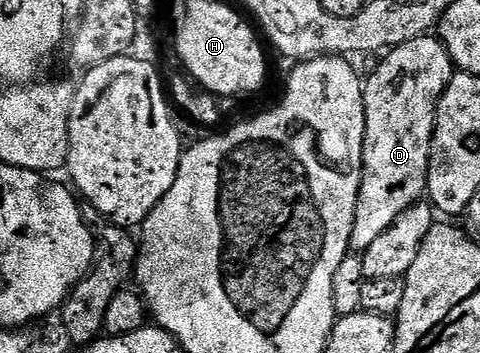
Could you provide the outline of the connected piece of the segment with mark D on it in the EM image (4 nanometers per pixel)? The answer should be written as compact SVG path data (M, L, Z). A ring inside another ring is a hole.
M435 36L409 40L405 44L395 47L393 50L386 51L385 57L387 57L387 59L385 59L371 75L366 75L363 84L363 107L365 108L363 175L361 176L361 184L359 185L357 208L355 209L353 232L351 233L351 250L355 252L372 249L372 247L375 246L377 236L381 236L381 232L385 232L385 228L389 228L389 224L393 224L393 220L397 220L397 216L401 216L401 212L405 212L405 208L409 208L412 204L420 201L420 199L426 195L427 173L429 172L429 160L431 159L431 141L433 140L433 132L435 131L435 113L439 107L439 98L445 92L445 88L451 83L451 75L453 73L453 63L449 56L449 52L443 47L443 43L439 41L438 37Z

